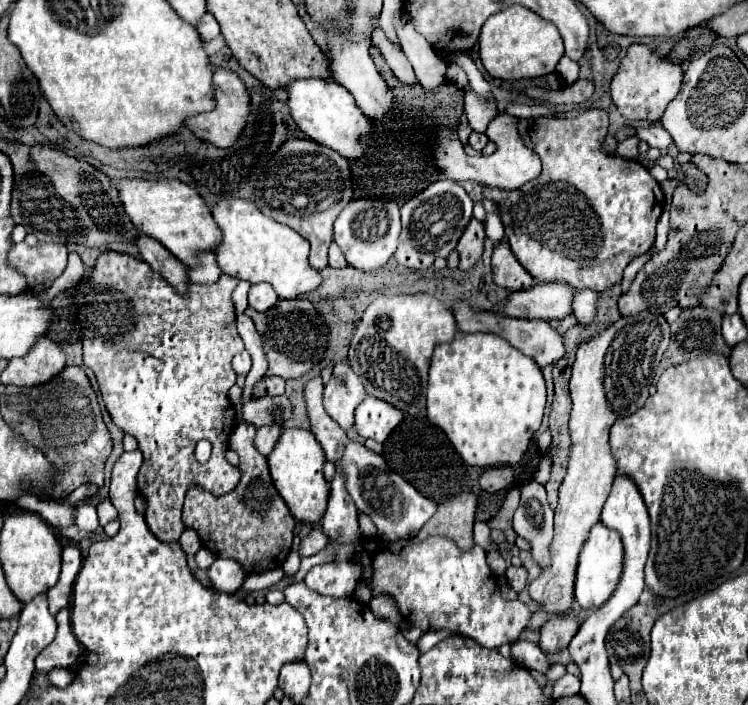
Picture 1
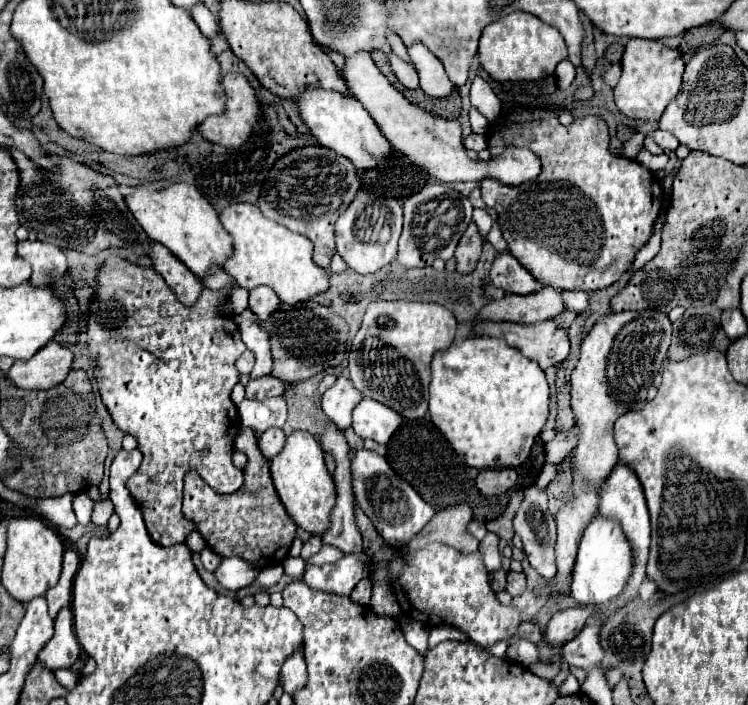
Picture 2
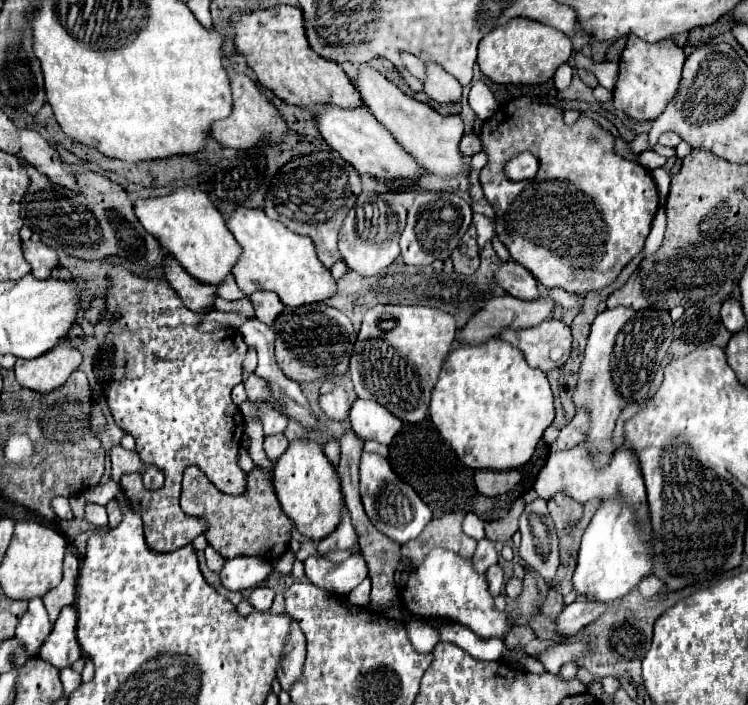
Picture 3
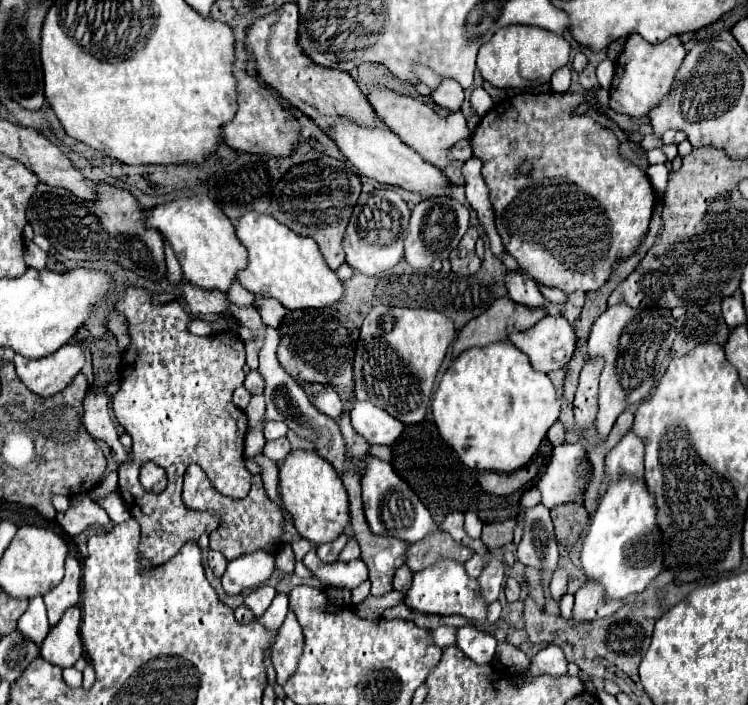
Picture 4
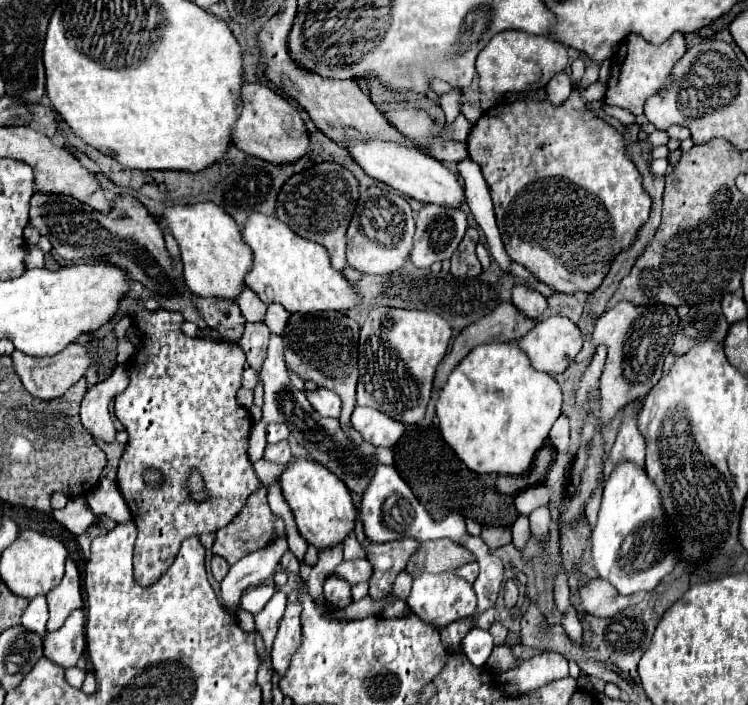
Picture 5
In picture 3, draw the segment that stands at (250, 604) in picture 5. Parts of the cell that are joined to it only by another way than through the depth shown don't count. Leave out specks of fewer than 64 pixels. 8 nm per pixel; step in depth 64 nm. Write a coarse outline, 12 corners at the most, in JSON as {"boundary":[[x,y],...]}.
{"boundary":[[260,586],[250,594],[256,610],[268,610],[274,600],[274,592]]}

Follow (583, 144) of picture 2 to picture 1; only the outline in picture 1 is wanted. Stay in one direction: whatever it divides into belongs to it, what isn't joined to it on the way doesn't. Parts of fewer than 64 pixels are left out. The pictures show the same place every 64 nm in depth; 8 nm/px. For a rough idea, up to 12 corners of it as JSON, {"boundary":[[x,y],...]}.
{"boundary":[[608,112],[520,120],[542,174],[486,188],[540,282],[620,284],[664,194]]}

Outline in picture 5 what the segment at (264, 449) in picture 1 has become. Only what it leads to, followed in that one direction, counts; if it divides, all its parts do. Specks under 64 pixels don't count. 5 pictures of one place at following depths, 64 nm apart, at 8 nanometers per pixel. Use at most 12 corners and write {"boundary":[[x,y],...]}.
{"boundary":[[288,440],[268,444],[264,460],[288,464],[292,460]]}

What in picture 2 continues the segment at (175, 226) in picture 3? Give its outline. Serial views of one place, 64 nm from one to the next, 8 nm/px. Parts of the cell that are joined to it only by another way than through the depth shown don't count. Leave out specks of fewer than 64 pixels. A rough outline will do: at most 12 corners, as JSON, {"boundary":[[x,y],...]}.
{"boundary":[[136,186],[126,206],[198,278],[232,238],[194,186]]}

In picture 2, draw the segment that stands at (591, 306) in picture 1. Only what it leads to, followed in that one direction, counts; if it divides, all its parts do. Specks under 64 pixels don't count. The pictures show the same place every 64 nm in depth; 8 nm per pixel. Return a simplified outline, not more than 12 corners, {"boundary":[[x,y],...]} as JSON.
{"boundary":[[562,292],[566,308],[588,310],[590,292]]}

